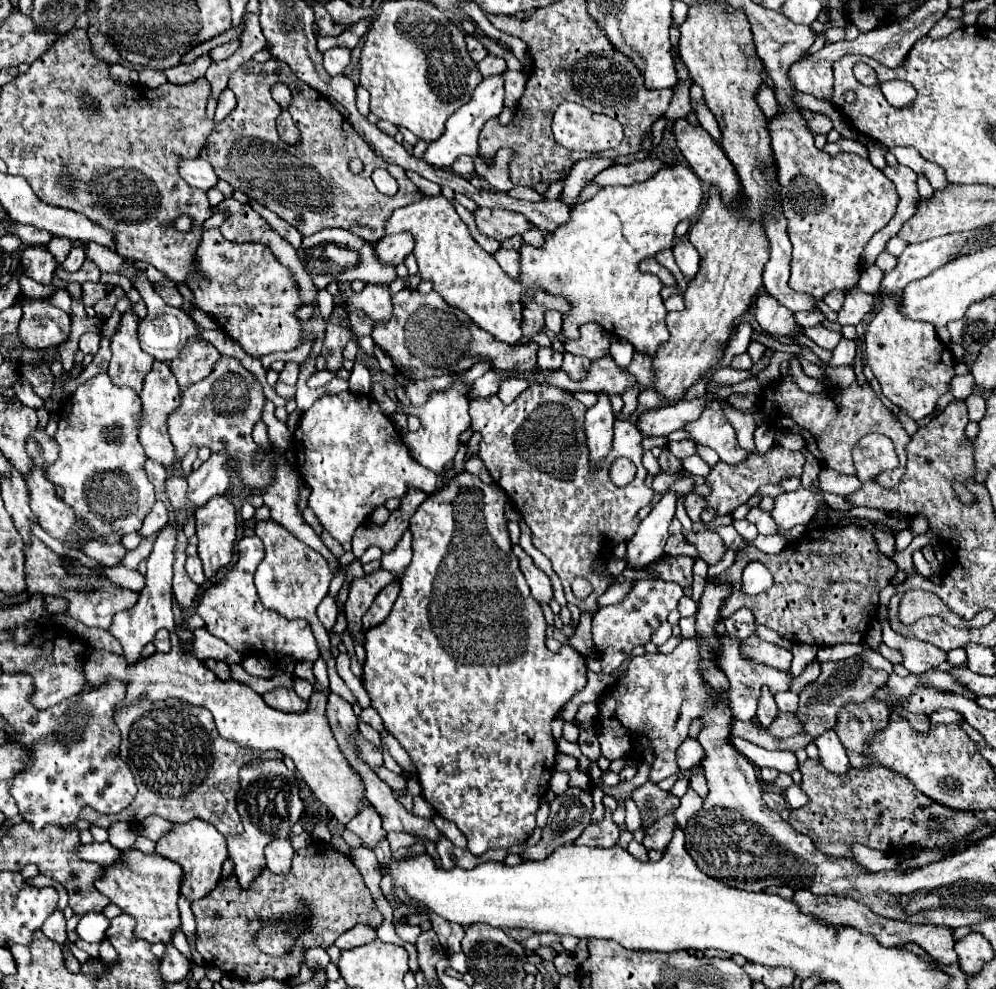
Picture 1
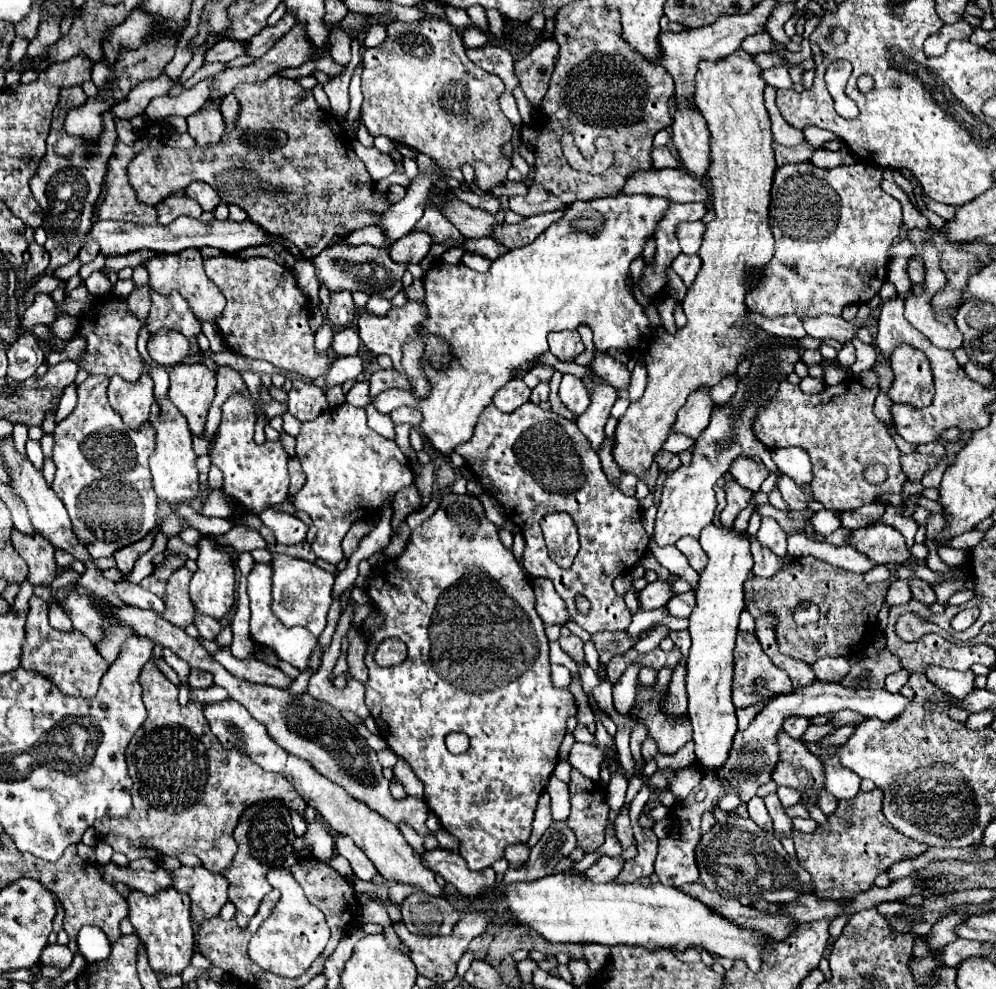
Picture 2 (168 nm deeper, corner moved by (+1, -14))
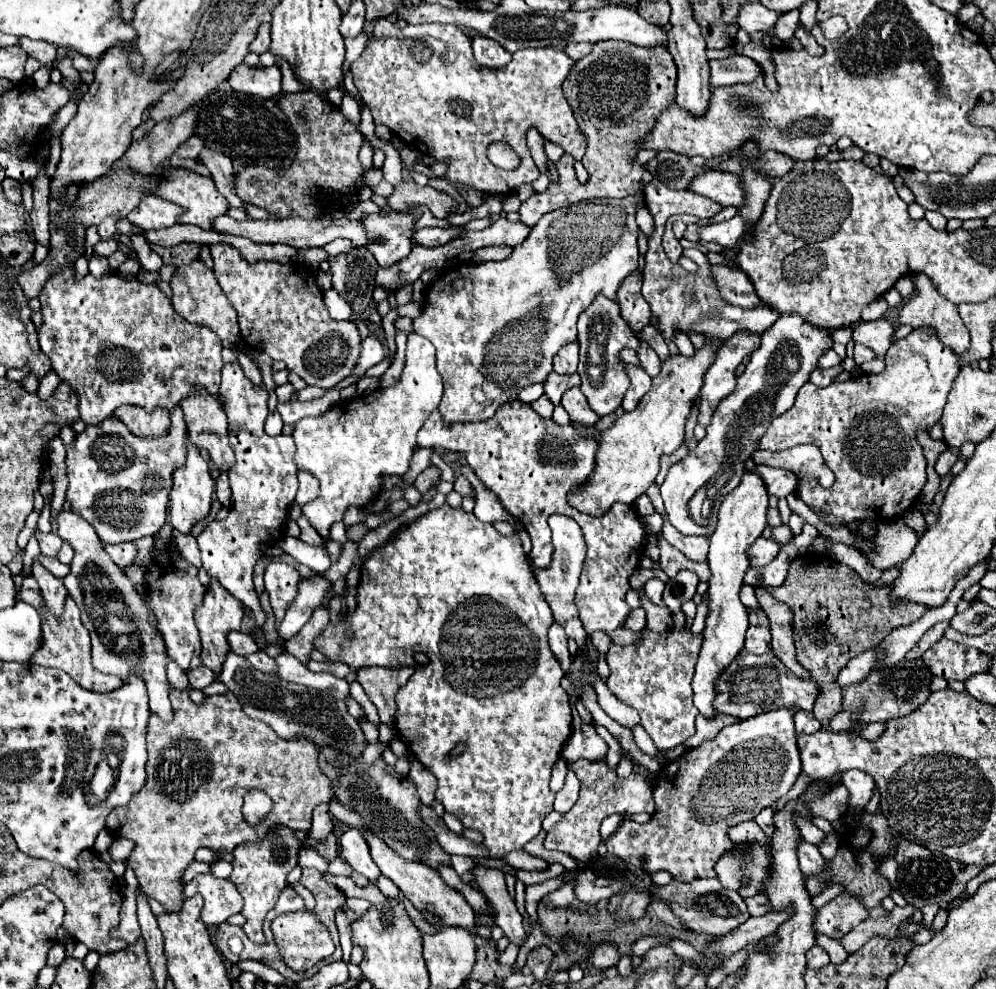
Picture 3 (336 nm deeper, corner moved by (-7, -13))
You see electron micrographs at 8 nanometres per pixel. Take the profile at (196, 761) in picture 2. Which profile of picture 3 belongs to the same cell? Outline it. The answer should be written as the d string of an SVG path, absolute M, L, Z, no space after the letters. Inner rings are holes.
M172 689L170 701L174 707L172 723L164 723L156 715L150 715L148 721L148 761L144 787L124 805L126 811L112 811L106 821L110 835L126 837L136 843L128 857L128 865L132 865L140 889L148 897L162 903L168 913L180 911L180 905L184 903L182 875L188 863L194 859L196 849L208 847L218 853L230 853L244 841L264 839L274 825L286 825L290 829L308 833L312 827L312 809L332 799L332 781L318 767L314 743L308 743L304 737L280 739L266 723L250 719L232 693L208 697L204 705L194 705L188 697L188 691ZM252 787L266 791L274 799L272 813L254 829L242 815L244 795Z

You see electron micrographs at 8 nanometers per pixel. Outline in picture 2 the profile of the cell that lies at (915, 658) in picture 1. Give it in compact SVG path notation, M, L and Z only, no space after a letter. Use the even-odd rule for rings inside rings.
M928 666L924 668L924 676L936 684L940 690L964 698L974 688L974 672L972 670L952 670L952 668L940 668L940 666Z

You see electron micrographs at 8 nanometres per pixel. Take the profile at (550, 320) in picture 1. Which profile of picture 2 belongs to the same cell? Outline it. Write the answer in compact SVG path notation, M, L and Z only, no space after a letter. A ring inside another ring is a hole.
M556 332L548 336L550 352L560 360L574 360L574 356L584 352L584 344L578 332Z

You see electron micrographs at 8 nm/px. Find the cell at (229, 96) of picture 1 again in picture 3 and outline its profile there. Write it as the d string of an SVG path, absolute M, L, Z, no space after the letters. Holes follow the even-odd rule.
M240 63L236 69L232 69L228 83L234 91L244 91L258 97L272 97L280 93L280 81L282 73L276 65L272 67L252 67L246 63Z

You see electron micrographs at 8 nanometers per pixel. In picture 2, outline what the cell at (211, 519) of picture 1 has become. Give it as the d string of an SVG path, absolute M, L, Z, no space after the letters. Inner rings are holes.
M202 536L200 542L198 542L198 560L196 560L196 564L198 564L198 570L194 572L194 576L190 580L190 598L196 606L196 610L220 620L222 616L228 614L230 606L235 601L236 576L232 556L224 550L222 544L214 542L214 538Z

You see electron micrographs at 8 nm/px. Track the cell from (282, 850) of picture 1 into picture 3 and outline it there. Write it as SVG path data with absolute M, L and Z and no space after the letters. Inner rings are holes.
M296 883L292 885L294 891L298 895L302 895L304 903L306 903L306 911L298 911L298 913L286 913L286 915L280 915L278 919L274 919L272 923L272 931L274 931L274 937L276 937L276 945L280 949L280 955L284 957L286 965L294 971L308 971L312 967L316 967L320 961L328 959L332 953L334 953L334 943L328 935L328 929L316 919L314 915L314 897L312 893L302 885L302 883Z

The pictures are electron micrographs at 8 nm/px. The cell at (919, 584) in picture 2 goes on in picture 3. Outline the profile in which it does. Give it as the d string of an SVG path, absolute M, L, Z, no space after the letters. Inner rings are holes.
M812 553L800 555L790 563L784 585L772 589L772 595L778 601L784 601L794 613L792 629L798 661L810 671L810 679L824 689L822 693L834 691L834 695L840 699L842 691L836 685L836 675L840 669L852 657L876 647L894 627L910 625L926 611L924 605L914 603L898 603L898 607L894 607L894 603L888 601L888 585L876 589L864 583L850 567L838 563L836 559ZM822 619L824 623L832 623L832 627L824 627Z

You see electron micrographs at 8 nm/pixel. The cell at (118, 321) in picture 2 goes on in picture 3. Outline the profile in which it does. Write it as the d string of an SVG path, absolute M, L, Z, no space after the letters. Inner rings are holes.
M72 263L60 271L52 271L38 299L42 305L42 327L38 329L40 347L50 357L52 369L60 381L66 381L74 387L78 395L80 417L86 425L102 423L120 405L138 405L146 411L166 409L172 413L182 403L182 399L198 389L204 389L212 395L218 393L220 369L224 365L220 355L222 343L218 335L180 317L156 285L146 285L136 277L124 279L114 271L102 277L88 273L78 279L76 267Z

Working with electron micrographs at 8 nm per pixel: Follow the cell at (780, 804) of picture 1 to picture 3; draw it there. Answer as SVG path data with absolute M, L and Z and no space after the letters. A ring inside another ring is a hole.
M764 809L754 821L758 823L758 827L766 833L766 837L770 837L774 833L774 823L772 823L772 815L774 815L774 809Z

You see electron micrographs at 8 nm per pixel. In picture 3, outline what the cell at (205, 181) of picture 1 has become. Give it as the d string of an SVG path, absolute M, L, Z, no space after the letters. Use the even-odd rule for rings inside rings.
M166 167L166 169L158 171L158 177L160 177L160 183L156 189L152 189L152 195L166 199L166 201L172 201L184 209L178 223L192 223L192 225L198 225L202 229L212 229L214 219L228 211L228 201L218 193L218 189L210 177L204 177L196 171L182 169L182 167L178 167L178 169Z

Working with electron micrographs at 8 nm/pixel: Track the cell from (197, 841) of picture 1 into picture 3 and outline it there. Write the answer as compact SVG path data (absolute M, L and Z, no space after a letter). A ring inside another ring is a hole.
M212 873L196 875L190 883L184 885L186 897L194 897L194 893L204 897L202 921L208 927L218 927L242 911L242 897L236 885L228 879L218 879Z

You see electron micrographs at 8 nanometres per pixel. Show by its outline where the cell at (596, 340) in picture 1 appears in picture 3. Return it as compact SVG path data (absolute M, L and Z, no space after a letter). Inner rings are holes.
M628 365L626 371L628 371L628 377L630 377L632 385L630 385L630 389L628 389L628 393L626 393L624 401L622 401L622 409L624 409L624 411L634 411L636 405L640 403L642 395L648 393L652 379L648 377L648 373L646 373L642 367Z

